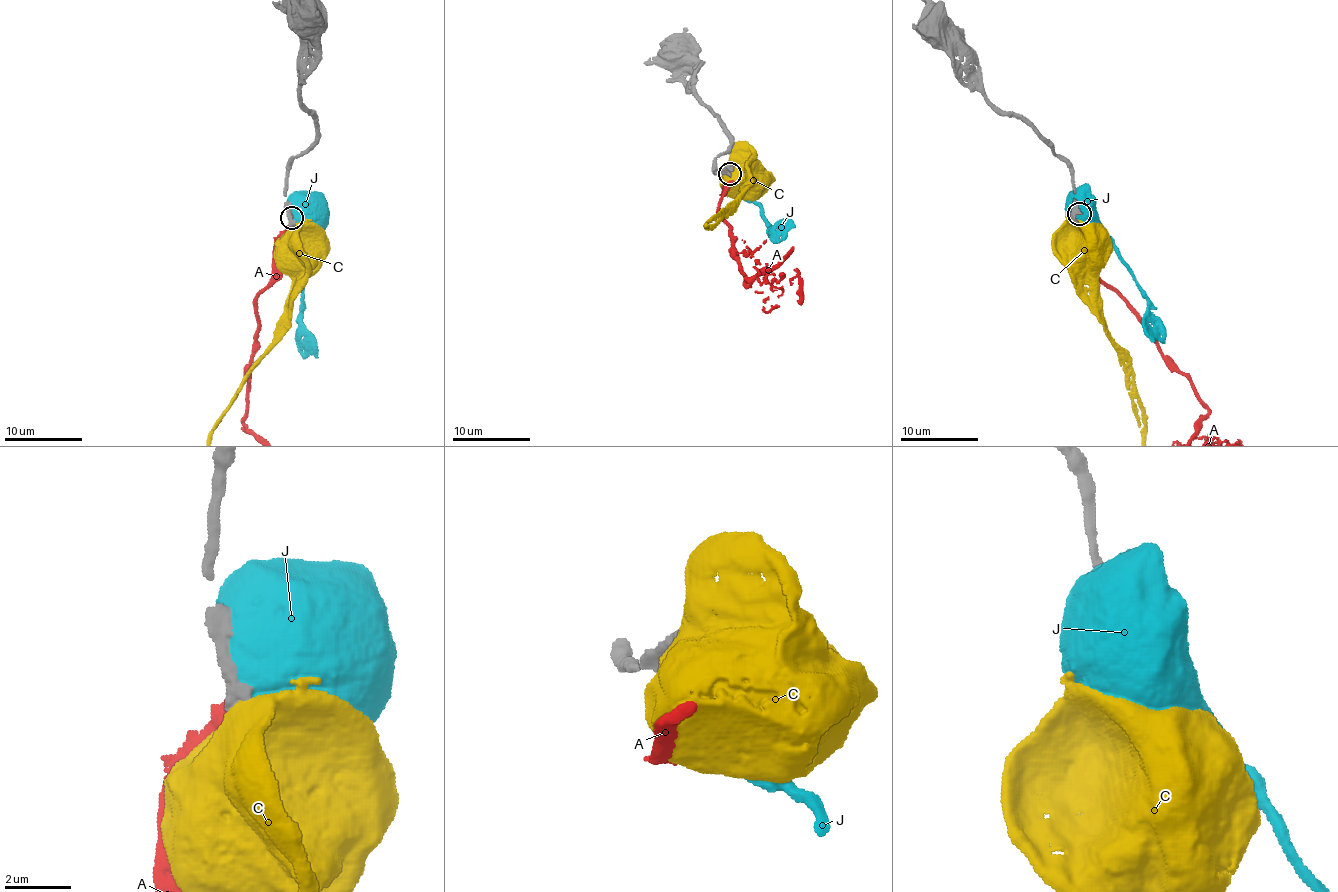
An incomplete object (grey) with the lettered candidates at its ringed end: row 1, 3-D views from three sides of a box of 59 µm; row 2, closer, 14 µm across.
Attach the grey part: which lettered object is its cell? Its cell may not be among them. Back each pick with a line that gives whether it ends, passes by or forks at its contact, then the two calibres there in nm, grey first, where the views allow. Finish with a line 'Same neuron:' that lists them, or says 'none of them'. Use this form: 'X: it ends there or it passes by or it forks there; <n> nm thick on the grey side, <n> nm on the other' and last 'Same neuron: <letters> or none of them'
A: it ends there; 440 nm thick on the grey side, 320 nm on the other
Same neuron: A

